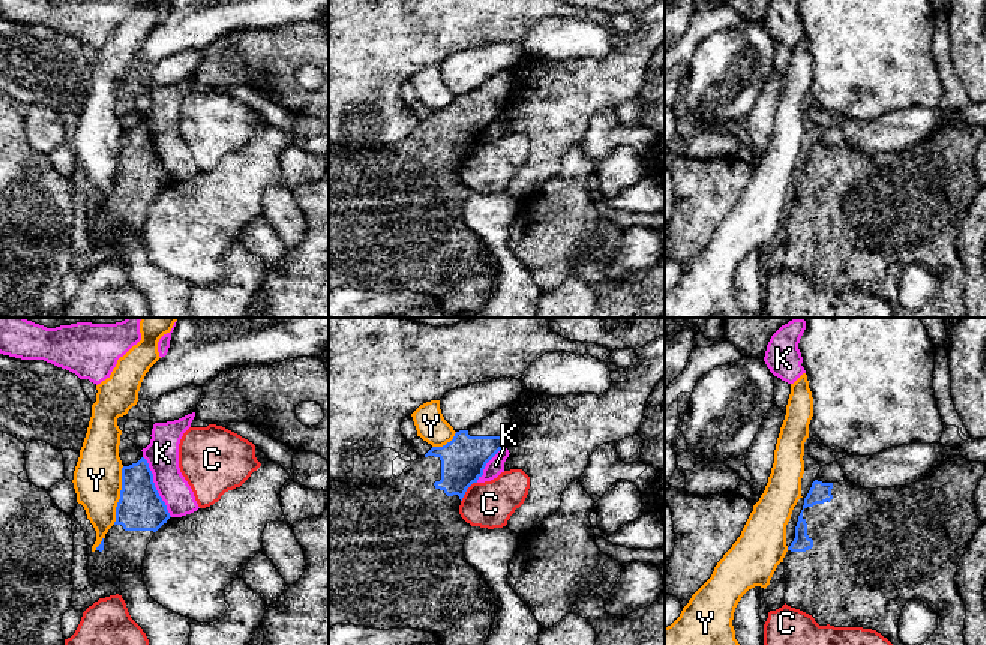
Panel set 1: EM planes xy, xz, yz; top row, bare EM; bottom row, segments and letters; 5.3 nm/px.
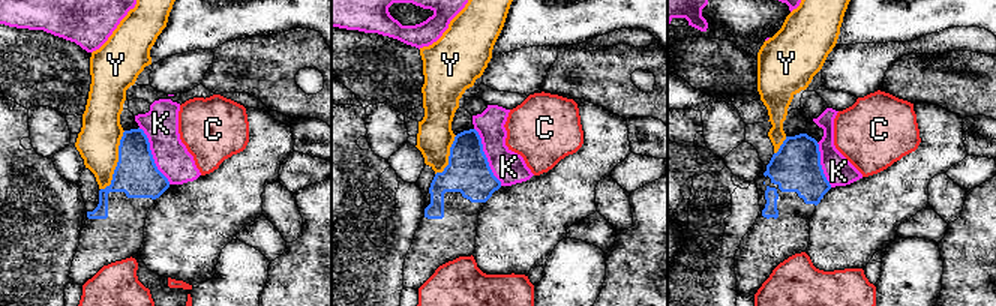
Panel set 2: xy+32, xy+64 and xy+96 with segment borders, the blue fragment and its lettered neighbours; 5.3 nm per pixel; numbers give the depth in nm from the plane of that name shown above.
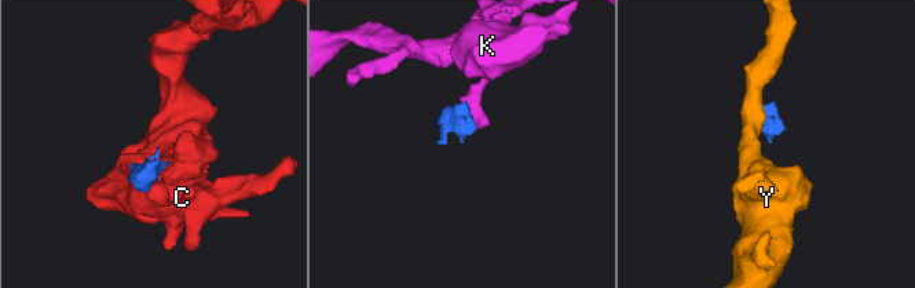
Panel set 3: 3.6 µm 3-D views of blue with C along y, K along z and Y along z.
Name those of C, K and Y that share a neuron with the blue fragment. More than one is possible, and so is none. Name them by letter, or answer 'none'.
none

